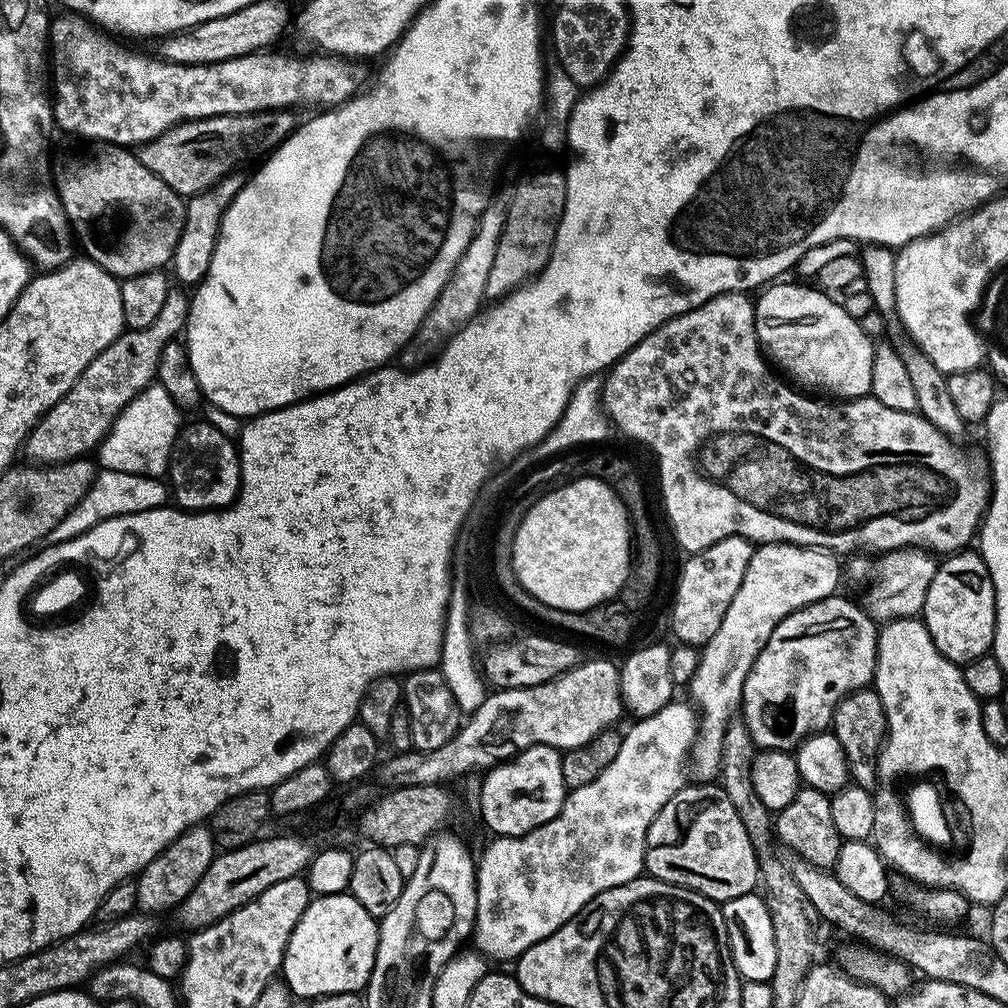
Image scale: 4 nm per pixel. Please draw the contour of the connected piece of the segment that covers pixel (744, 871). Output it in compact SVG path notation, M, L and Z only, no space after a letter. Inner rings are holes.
M708 784L685 786L658 810L654 822L650 822L650 830L646 834L646 850L644 851L644 867L647 875L673 884L679 888L689 888L691 892L702 894L706 898L723 902L739 896L749 895L752 888L761 879L758 851L752 845L753 833L742 822L736 807L724 793L723 787L711 788Z

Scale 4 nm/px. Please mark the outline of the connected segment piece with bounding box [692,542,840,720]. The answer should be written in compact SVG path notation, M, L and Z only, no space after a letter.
M801 542L760 544L752 553L742 578L742 586L738 586L738 594L734 594L734 602L730 602L730 610L726 610L726 618L722 618L718 634L714 634L714 638L703 645L701 652L704 653L696 664L696 673L692 676L692 694L700 702L701 711L710 710L714 718L730 720L738 703L744 699L744 683L770 634L774 634L776 627L790 614L833 595L839 589L836 588L839 584L840 564L834 553L824 548L807 548Z

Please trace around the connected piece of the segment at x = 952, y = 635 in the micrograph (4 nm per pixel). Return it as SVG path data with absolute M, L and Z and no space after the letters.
M961 550L939 561L934 582L930 582L930 590L926 594L922 619L930 630L934 646L938 646L941 654L955 664L963 666L974 658L989 655L996 629L996 591L979 551Z

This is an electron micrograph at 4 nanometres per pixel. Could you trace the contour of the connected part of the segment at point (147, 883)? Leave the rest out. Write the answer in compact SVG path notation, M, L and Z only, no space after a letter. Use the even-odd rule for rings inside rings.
M203 823L194 825L177 838L173 844L166 846L143 872L139 873L136 885L136 903L141 913L159 914L167 908L175 909L184 903L189 894L198 886L202 874L210 866L212 859L218 854L218 845L211 827Z

